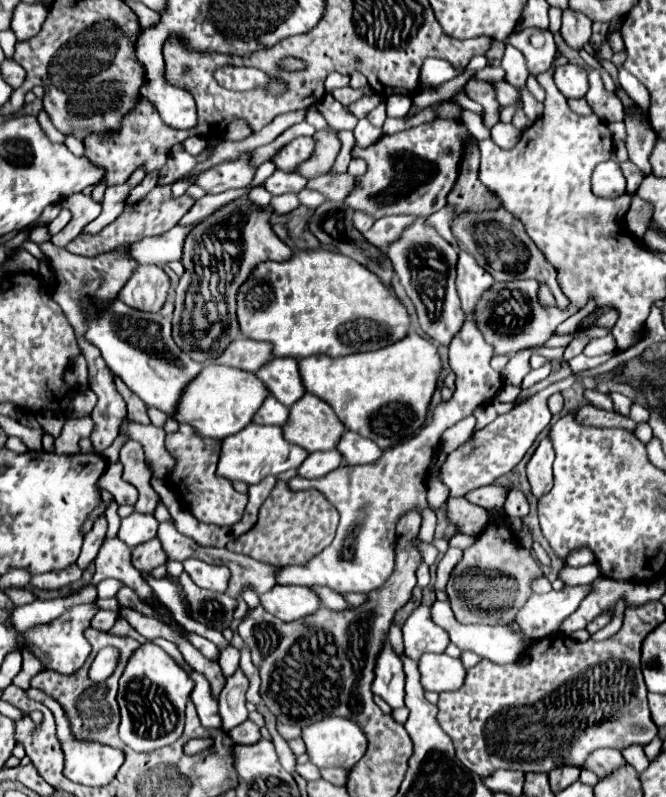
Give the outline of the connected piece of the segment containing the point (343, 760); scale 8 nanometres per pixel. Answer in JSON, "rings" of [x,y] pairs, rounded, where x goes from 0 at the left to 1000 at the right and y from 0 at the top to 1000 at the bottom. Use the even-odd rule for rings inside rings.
{"rings":[[[505,898],[486,901],[468,911],[459,911],[453,916],[453,926],[459,931],[465,956],[477,964],[520,964],[520,966],[526,966],[550,946],[550,939],[553,939],[553,928],[550,928],[550,921],[544,918],[544,913],[523,901],[505,901]]]}

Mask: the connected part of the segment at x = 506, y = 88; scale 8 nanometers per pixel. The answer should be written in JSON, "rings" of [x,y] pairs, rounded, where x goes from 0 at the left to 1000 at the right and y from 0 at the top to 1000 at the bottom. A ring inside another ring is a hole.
{"rings":[[[745,103],[742,108],[745,108],[745,123],[748,123],[751,133],[772,133],[781,128],[781,118],[769,105]]]}

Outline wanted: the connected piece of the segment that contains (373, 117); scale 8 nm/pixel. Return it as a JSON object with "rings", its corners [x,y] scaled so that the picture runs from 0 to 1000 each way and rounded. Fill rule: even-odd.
{"rings":[[[577,128],[568,130],[568,133],[553,143],[553,151],[556,151],[559,158],[571,161],[571,158],[577,156],[577,151],[580,151],[580,130],[577,130]]]}

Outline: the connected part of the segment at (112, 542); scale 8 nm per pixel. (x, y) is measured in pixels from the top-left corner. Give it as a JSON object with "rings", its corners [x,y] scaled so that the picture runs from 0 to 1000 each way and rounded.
{"rings":[[[156,675],[156,683],[150,685],[141,708],[144,708],[144,720],[138,725],[138,733],[147,733],[156,725],[174,725],[183,728],[198,740],[204,740],[213,753],[231,745],[228,738],[216,730],[213,720],[204,713],[198,713],[195,688],[180,675]]]}

